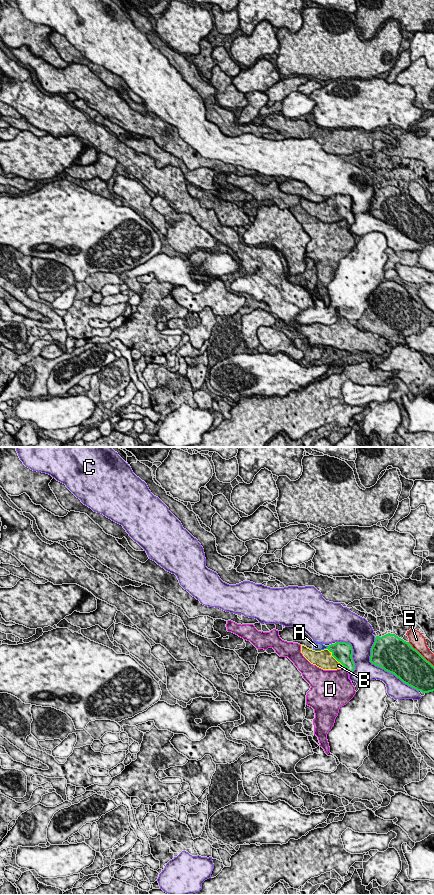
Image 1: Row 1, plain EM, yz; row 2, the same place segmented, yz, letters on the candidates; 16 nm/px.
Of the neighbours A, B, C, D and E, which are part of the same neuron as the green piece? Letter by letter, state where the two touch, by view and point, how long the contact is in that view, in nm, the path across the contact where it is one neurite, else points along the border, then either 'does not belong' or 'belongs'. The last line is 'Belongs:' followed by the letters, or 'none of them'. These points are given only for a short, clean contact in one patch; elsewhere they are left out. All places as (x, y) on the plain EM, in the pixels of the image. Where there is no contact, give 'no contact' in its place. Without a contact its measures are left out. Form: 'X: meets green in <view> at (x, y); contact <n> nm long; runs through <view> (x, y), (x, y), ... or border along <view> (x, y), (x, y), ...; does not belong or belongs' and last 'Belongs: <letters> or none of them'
A: meets green in yz at (327, 199); contact 70 nm long; border along yz (328, 198), (325, 200); does not belong
B: meets green in yz at (334, 209); contact 420 nm long; belongs
C: meets green in yz at (382, 220); contact 1150 nm long; does not belong
D: meets green in yz at (347, 222); contact 160 nm long; does not belong
E: meets green in yz at (420, 206); contact 550 nm long; does not belong
Belongs: B

